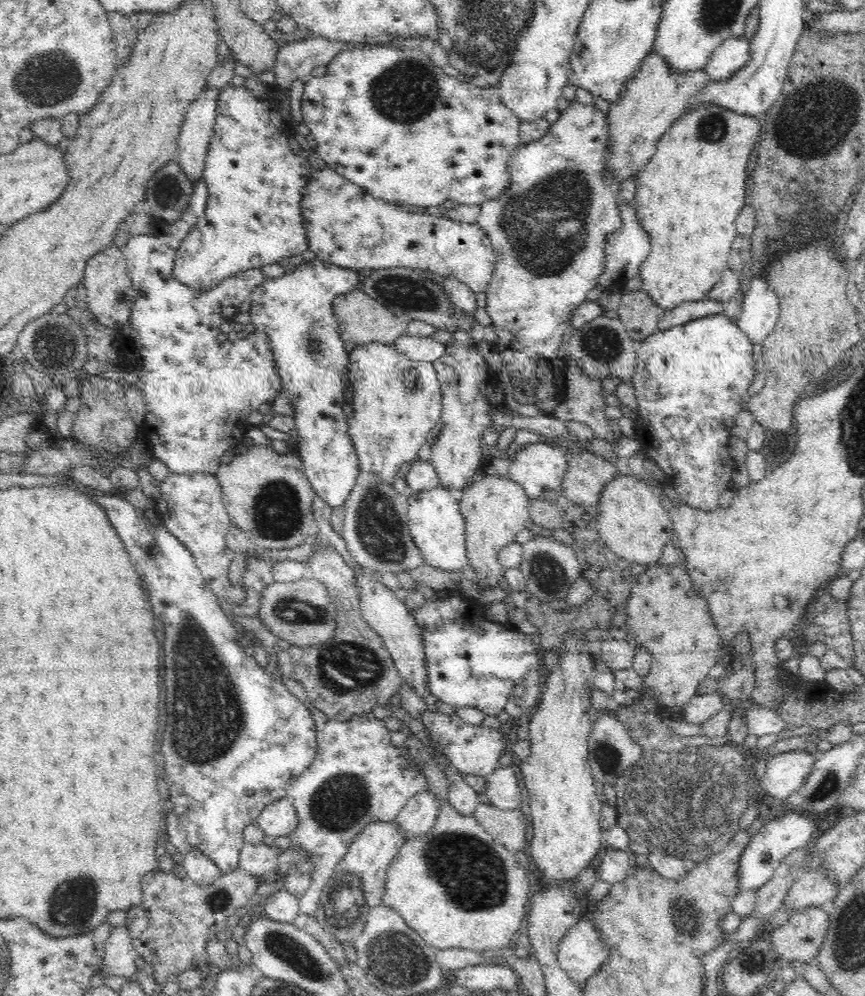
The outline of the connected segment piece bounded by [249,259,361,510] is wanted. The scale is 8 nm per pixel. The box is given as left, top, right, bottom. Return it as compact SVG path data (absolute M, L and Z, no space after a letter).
M320 259L302 261L291 273L284 273L277 279L267 278L258 284L249 299L251 321L257 330L266 333L276 363L283 390L293 400L293 417L298 433L297 446L299 458L308 476L311 486L328 504L327 510L344 505L356 485L360 466L359 457L355 452L352 439L348 435L349 413L344 410L344 391L348 389L346 368L349 353L344 349L338 323L332 311L333 298L358 290L359 271L350 268L340 268L335 264Z

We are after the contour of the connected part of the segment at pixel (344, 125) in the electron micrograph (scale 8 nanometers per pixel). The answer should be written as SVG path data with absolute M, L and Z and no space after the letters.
M417 45L402 47L360 46L356 49L346 50L334 57L327 66L325 74L321 77L311 76L305 81L302 97L302 115L315 143L314 150L324 160L328 167L334 169L342 177L350 180L357 187L368 191L370 195L396 203L398 205L412 204L412 206L440 206L441 204L481 205L487 200L502 195L509 183L508 159L520 145L521 121L501 102L498 87L480 87L474 83L462 82L456 77L449 76L442 68L430 60L430 55L424 53Z

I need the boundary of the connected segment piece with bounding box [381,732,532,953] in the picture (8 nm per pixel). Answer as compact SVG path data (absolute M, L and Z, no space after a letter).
M410 732L403 745L410 751L417 767L426 775L428 790L432 791L434 797L438 797L440 814L435 825L424 836L408 839L390 861L381 904L398 912L408 927L420 934L423 941L434 949L456 948L480 953L510 946L525 924L532 900L531 882L526 876L526 869L514 851L508 850L484 830L475 815L464 815L449 803L450 779L424 749L418 736Z

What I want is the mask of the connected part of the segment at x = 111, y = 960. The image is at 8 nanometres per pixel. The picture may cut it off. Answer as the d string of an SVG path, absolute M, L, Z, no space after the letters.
M114 926L101 952L101 972L108 976L132 978L137 972L138 958L127 926Z

